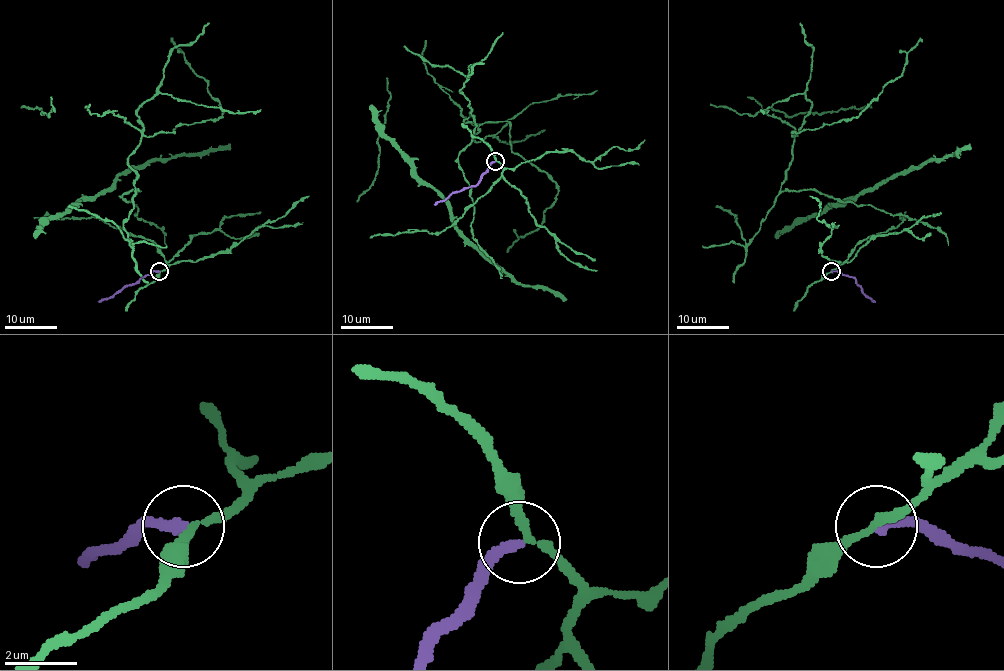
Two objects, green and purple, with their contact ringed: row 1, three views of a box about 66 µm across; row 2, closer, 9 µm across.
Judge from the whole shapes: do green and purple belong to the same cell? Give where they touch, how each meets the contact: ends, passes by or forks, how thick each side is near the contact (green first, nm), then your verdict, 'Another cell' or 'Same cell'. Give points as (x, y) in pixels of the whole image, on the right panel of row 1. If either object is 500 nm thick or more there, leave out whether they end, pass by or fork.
Place: (831, 271). At the ring green passes by. At the ring purple ends. Thickness 190 nm (green) against 300 nm. Another cell

